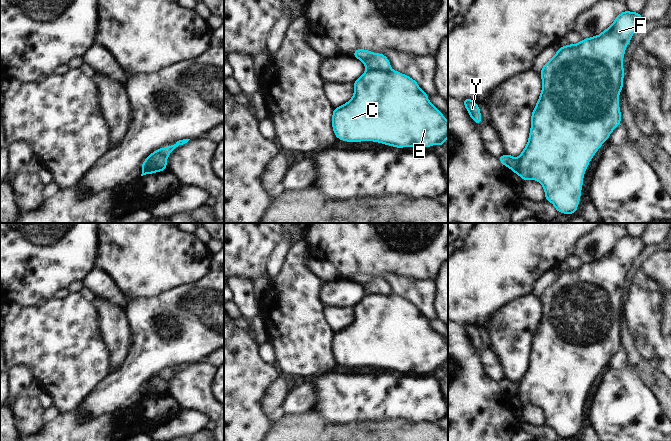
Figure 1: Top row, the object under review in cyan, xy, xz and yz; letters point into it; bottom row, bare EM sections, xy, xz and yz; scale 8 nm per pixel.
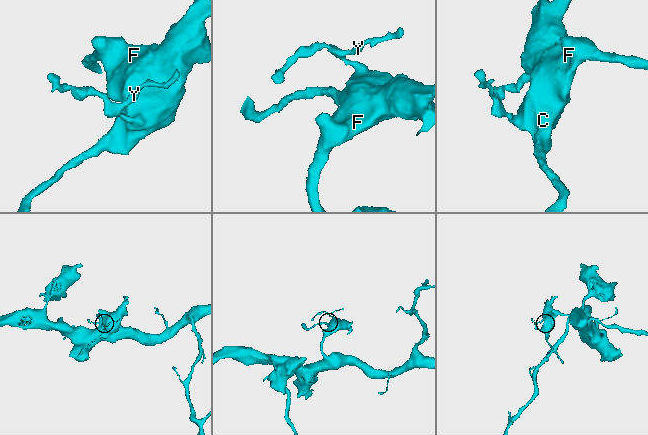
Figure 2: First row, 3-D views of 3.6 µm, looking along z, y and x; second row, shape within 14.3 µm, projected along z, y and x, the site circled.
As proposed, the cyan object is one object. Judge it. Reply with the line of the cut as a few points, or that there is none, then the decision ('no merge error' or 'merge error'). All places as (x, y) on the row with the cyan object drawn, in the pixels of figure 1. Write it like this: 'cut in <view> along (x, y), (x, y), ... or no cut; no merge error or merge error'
cut in xy along (142, 163), (146, 165), (150, 163), (157, 170), (165, 167); merge error

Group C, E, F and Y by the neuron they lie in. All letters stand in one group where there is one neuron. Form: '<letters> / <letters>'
C E F / Y

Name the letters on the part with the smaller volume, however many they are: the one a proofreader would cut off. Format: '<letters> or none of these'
Y.

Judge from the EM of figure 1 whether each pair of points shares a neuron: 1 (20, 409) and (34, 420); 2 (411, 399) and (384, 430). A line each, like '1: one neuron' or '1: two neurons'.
1: one neuron
2: two neurons

